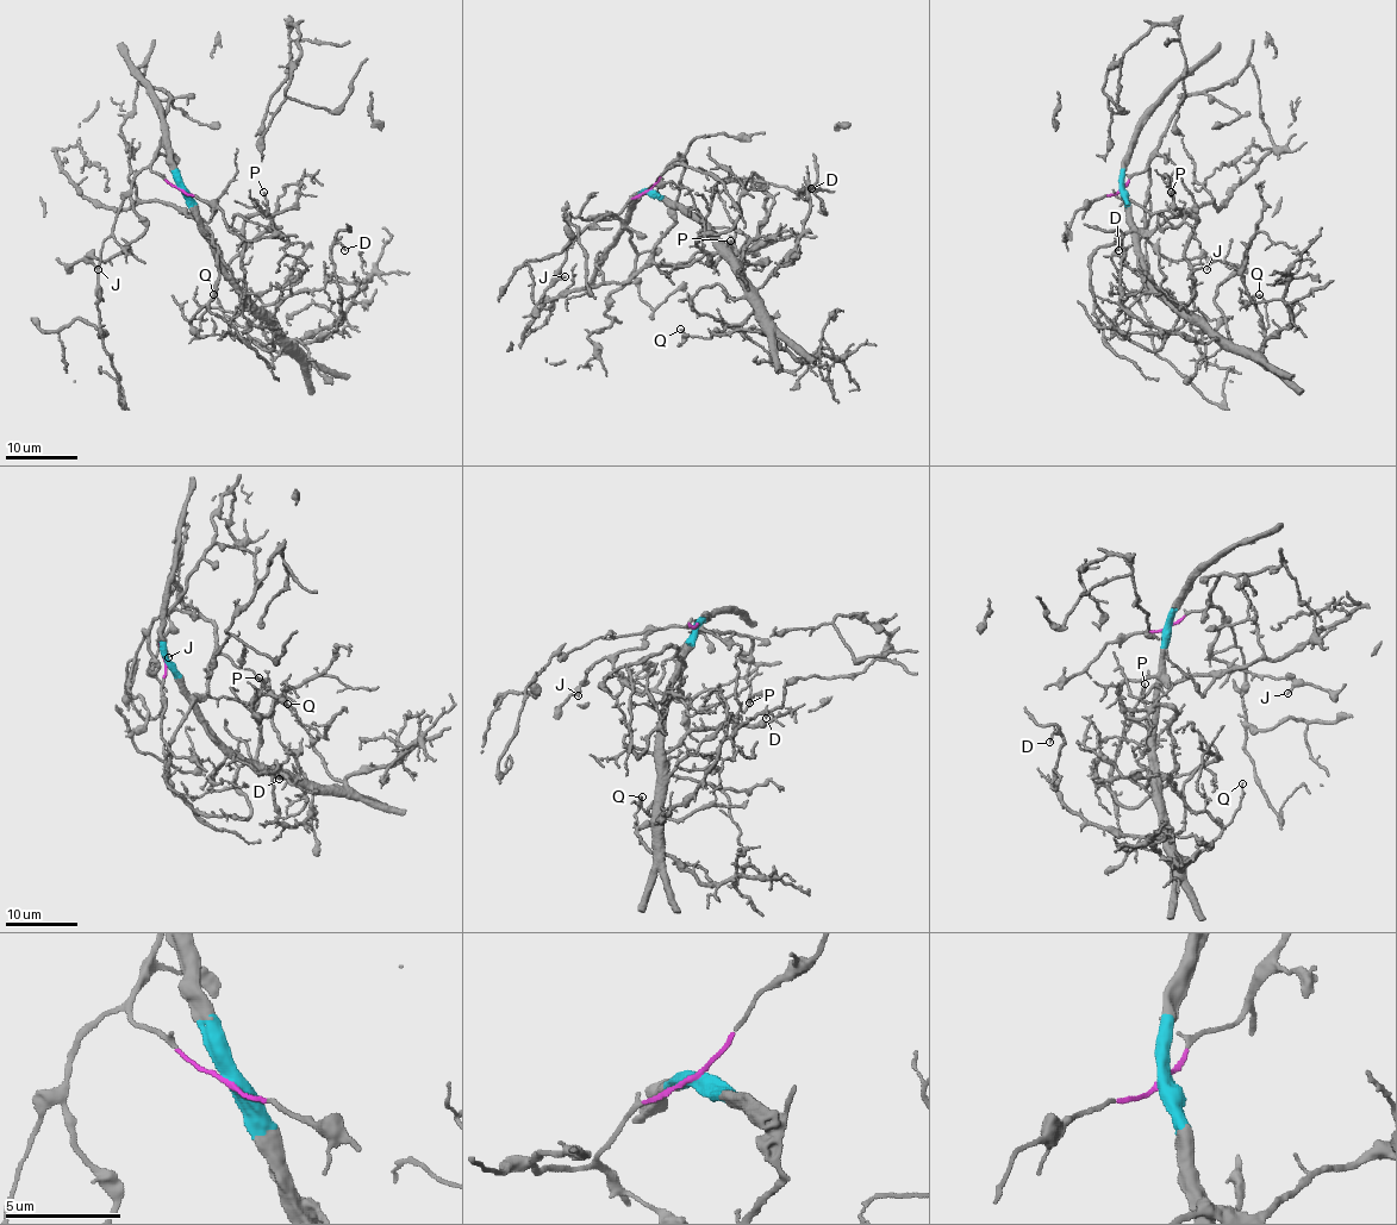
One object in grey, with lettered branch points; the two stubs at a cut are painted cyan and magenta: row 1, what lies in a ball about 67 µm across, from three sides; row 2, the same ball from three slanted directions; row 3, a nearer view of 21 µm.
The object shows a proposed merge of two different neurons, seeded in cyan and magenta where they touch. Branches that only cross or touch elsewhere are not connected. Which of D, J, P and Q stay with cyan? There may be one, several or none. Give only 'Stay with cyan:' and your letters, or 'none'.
Stay with cyan: D, P, Q

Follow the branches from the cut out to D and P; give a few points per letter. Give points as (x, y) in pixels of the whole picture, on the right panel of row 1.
D: (1122, 189), (1143, 274), (1218, 339), (1185, 339), (1177, 332), (1140, 322), (1120, 304), (1118, 250)
P: (1122, 189), (1143, 274), (1183, 310), (1193, 295), (1185, 244), (1196, 222), (1173, 205), (1170, 193)

